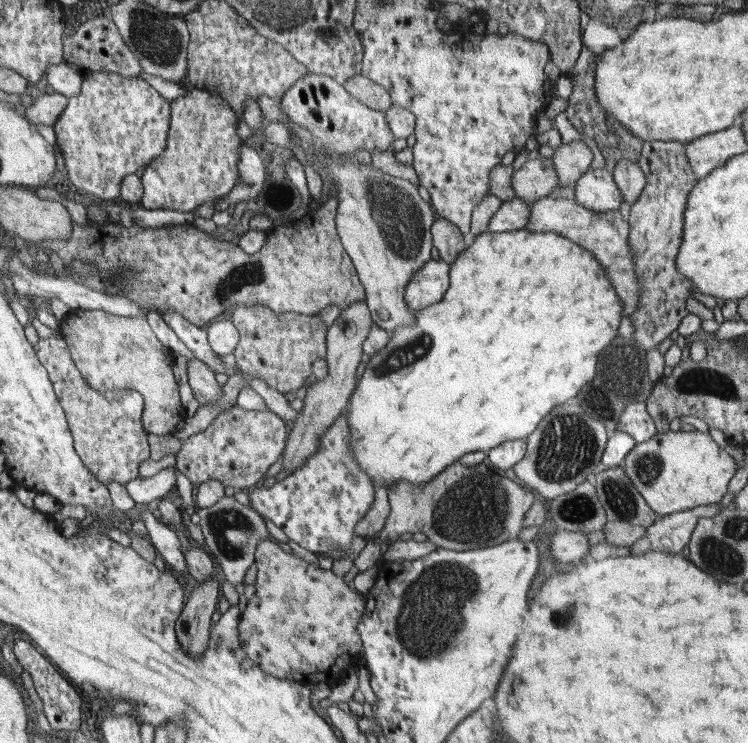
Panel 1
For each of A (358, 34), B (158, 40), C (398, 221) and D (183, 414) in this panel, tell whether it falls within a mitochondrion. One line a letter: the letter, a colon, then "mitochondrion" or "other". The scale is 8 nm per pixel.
A: other
B: mitochondrion
C: mitochondrion
D: other

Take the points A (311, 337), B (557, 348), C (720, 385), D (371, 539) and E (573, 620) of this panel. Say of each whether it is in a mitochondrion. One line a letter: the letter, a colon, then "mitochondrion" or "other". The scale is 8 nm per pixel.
A: other
B: other
C: mitochondrion
D: other
E: mitochondrion

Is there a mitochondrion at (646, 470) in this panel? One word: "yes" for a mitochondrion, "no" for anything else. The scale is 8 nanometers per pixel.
yes

